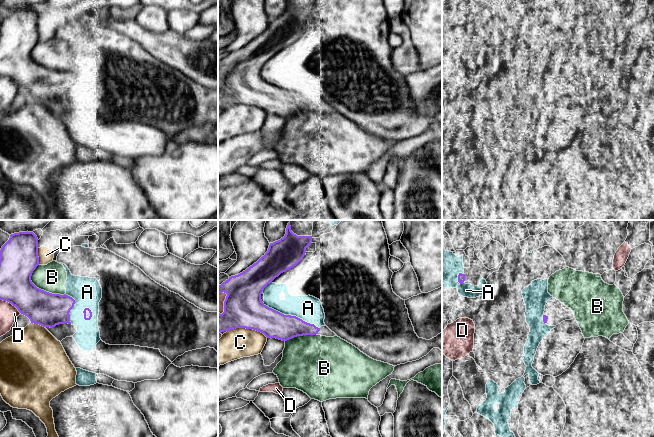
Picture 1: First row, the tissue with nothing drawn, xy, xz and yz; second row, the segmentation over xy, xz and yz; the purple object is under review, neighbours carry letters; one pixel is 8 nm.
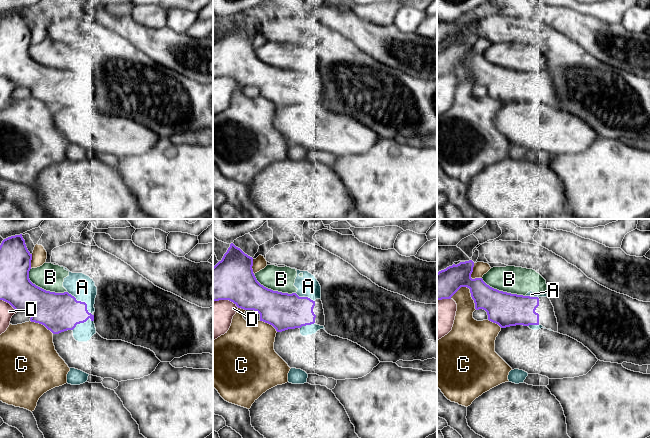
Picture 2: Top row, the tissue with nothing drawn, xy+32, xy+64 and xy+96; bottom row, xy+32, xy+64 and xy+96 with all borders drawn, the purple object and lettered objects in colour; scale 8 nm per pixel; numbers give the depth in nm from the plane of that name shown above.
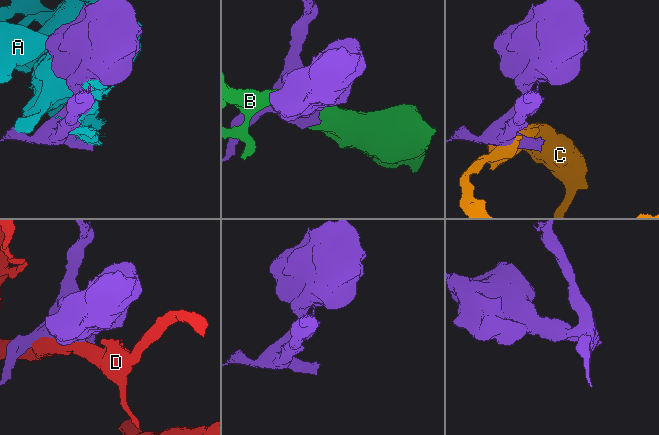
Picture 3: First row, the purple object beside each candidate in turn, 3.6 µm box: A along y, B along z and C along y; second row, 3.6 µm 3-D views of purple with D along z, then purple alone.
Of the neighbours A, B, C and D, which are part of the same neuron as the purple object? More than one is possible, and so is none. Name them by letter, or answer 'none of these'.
none of these

